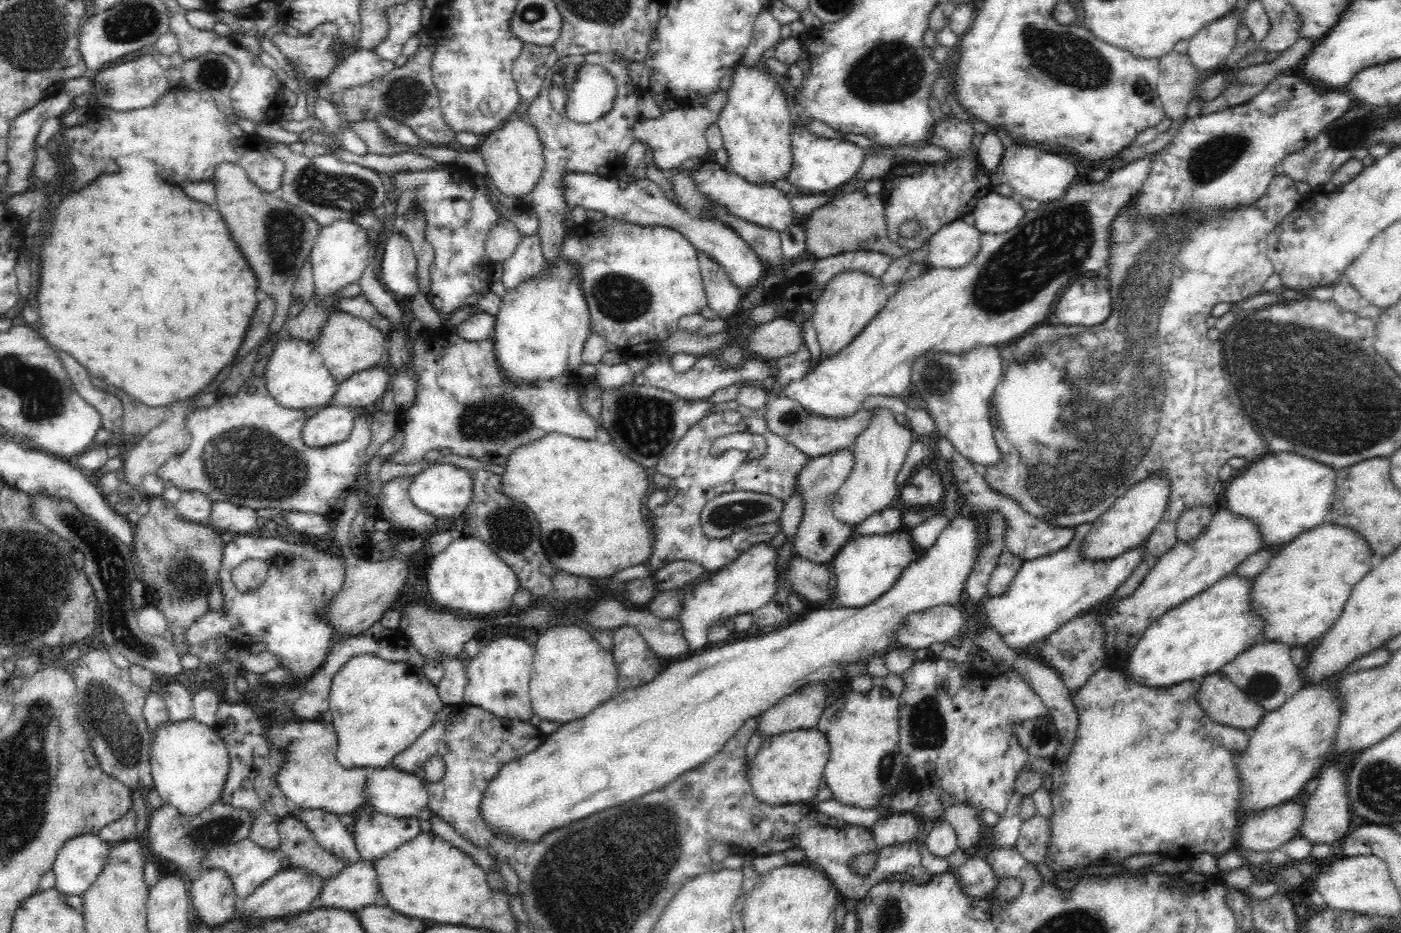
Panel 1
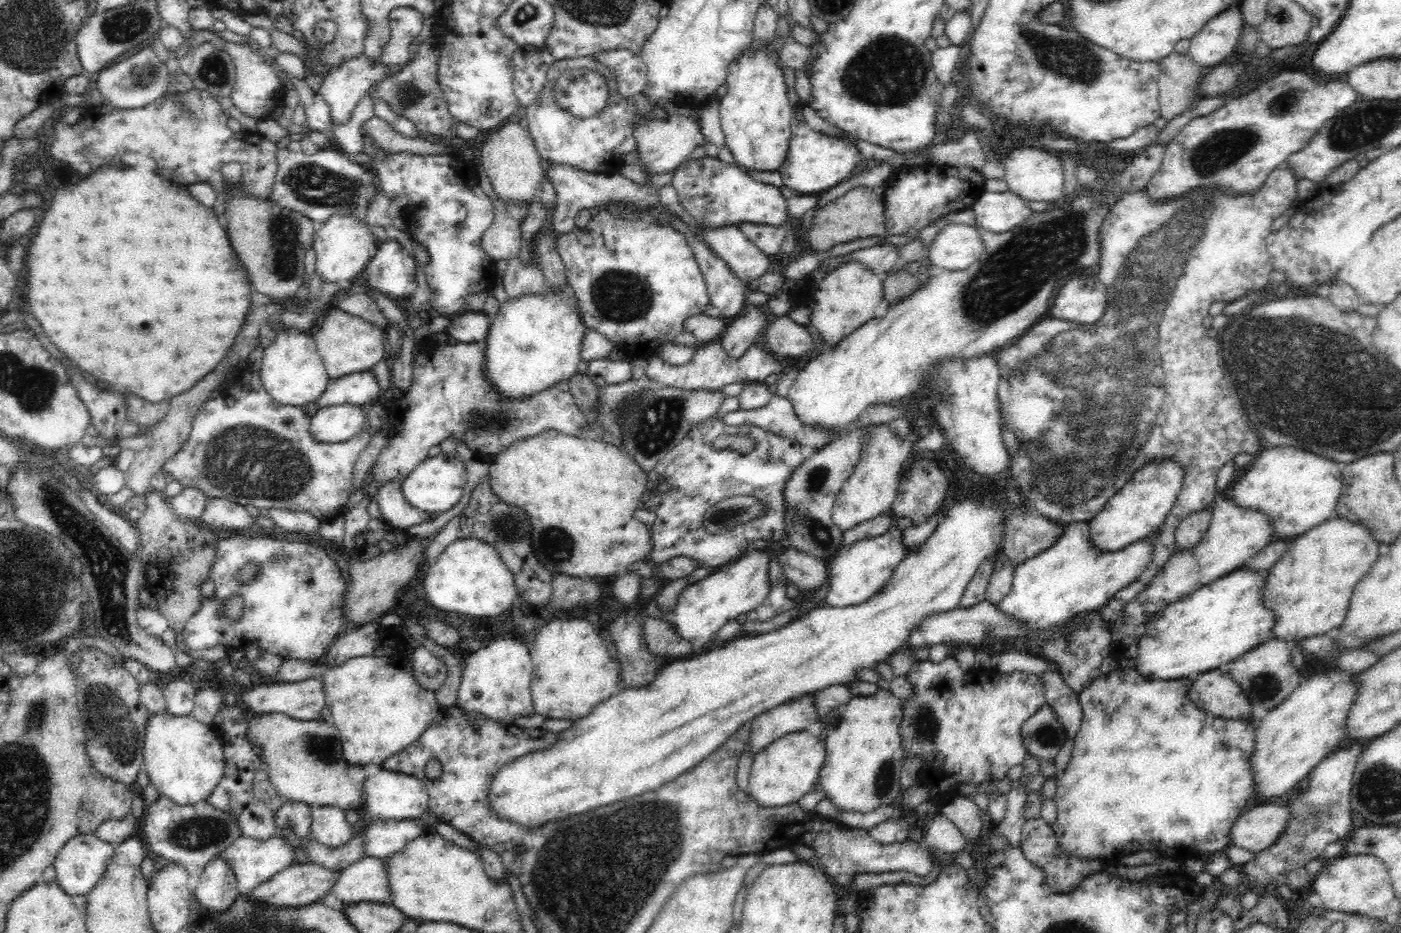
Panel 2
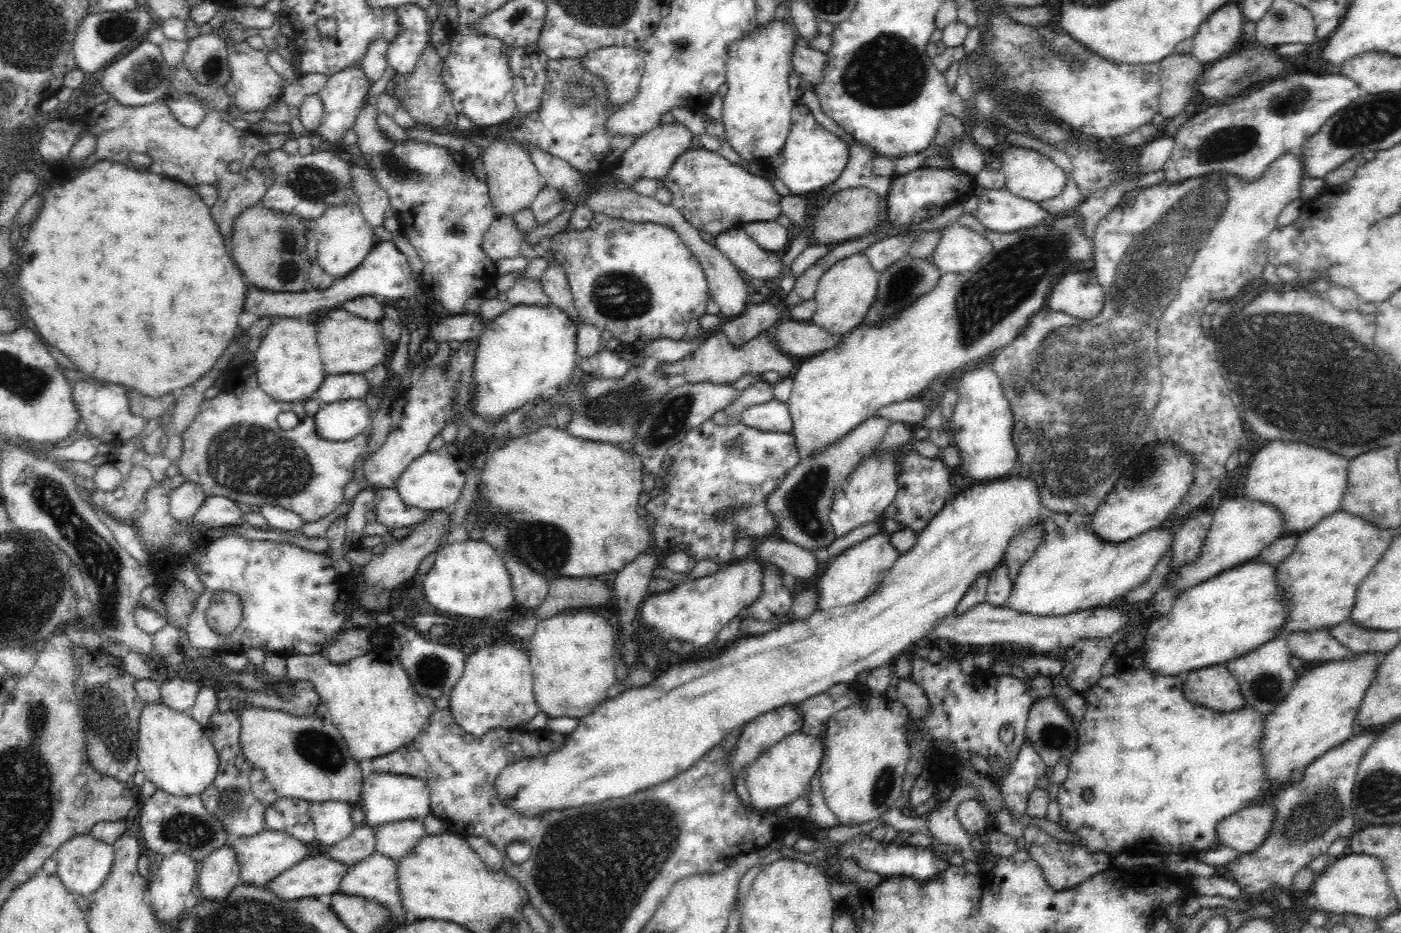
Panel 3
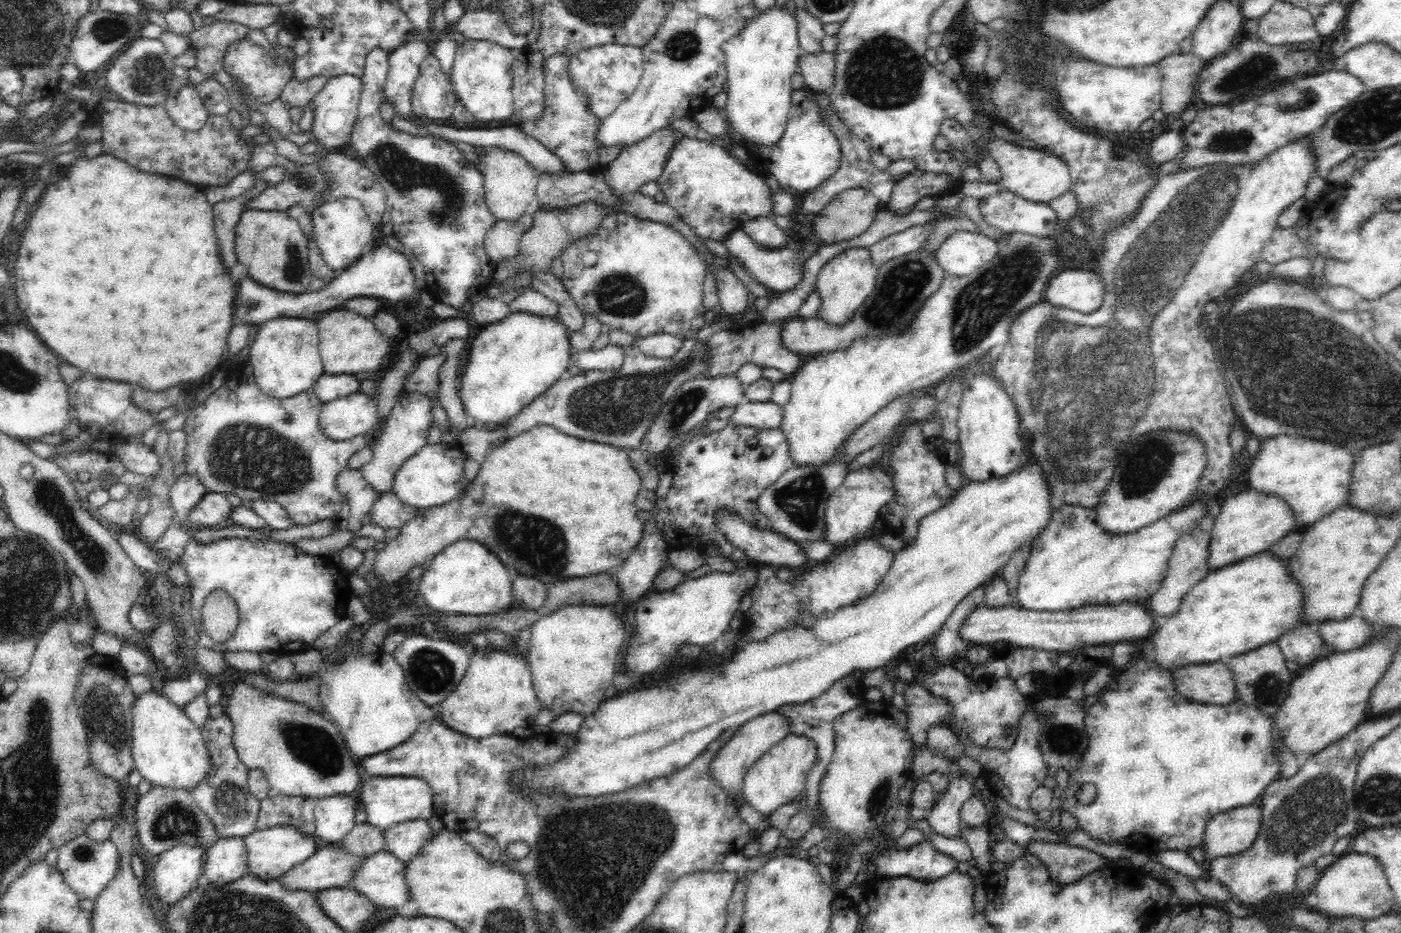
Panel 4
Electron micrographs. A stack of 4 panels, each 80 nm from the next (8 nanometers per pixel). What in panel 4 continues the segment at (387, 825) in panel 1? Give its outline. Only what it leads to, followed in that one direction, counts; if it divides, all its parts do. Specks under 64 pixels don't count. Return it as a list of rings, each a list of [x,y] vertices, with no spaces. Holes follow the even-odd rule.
[[[416,819],[404,821],[400,824],[393,824],[392,827],[387,828],[383,833],[385,834],[386,844],[385,850],[388,852],[392,852],[393,855],[396,855],[398,860],[403,860],[404,862],[411,861],[419,852],[422,850],[422,847],[432,838],[435,837],[443,828],[439,831],[434,831],[432,827],[429,825],[428,820]]]

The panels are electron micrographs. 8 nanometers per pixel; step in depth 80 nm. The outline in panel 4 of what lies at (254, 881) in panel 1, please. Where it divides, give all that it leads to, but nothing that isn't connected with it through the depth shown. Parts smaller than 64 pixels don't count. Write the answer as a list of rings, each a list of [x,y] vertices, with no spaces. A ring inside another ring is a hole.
[[[276,824],[266,830],[256,830],[245,836],[245,845],[248,851],[247,871],[253,872],[261,878],[279,878],[297,864],[310,858],[323,845],[315,834],[304,834],[291,824]]]

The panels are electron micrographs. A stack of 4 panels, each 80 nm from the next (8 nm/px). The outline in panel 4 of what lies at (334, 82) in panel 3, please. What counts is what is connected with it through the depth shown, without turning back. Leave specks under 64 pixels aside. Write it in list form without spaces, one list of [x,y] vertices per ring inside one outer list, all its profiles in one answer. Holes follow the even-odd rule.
[[[344,75],[331,77],[316,94],[313,102],[312,141],[320,142],[324,148],[336,148],[347,144],[358,115],[362,93],[362,80],[356,76]]]

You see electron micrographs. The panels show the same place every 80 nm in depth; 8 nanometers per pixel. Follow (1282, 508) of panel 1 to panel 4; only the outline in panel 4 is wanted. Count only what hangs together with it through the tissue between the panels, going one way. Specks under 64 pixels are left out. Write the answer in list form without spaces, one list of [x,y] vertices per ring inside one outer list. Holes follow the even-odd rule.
[[[1274,436],[1260,438],[1259,441],[1259,451],[1250,459],[1250,487],[1267,495],[1275,494],[1285,500],[1292,507],[1298,526],[1305,524],[1310,527],[1347,502],[1355,452],[1339,444],[1332,444],[1326,440],[1312,440],[1304,436]]]

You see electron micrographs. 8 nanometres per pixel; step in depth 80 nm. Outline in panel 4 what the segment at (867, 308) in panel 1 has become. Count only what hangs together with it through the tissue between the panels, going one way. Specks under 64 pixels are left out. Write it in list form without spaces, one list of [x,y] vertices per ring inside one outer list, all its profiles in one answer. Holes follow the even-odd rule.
[[[869,247],[844,248],[836,256],[832,256],[818,272],[815,289],[819,292],[822,308],[817,316],[830,324],[844,324],[852,318],[868,294],[871,294],[876,279],[877,266],[873,263]]]

